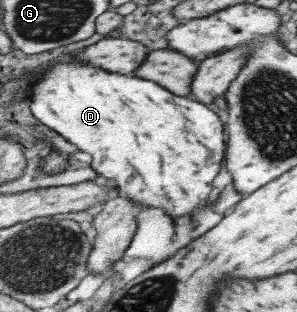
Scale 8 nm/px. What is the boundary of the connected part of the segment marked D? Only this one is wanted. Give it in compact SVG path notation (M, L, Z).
M72 53L66 58L44 69L38 80L31 82L26 98L31 114L69 144L74 144L78 151L90 154L90 167L97 176L111 180L119 196L143 207L163 208L172 220L179 216L190 217L201 202L209 200L209 192L213 190L213 178L219 172L226 151L224 123L208 105L171 94L149 79L101 70L91 63L73 59Z

